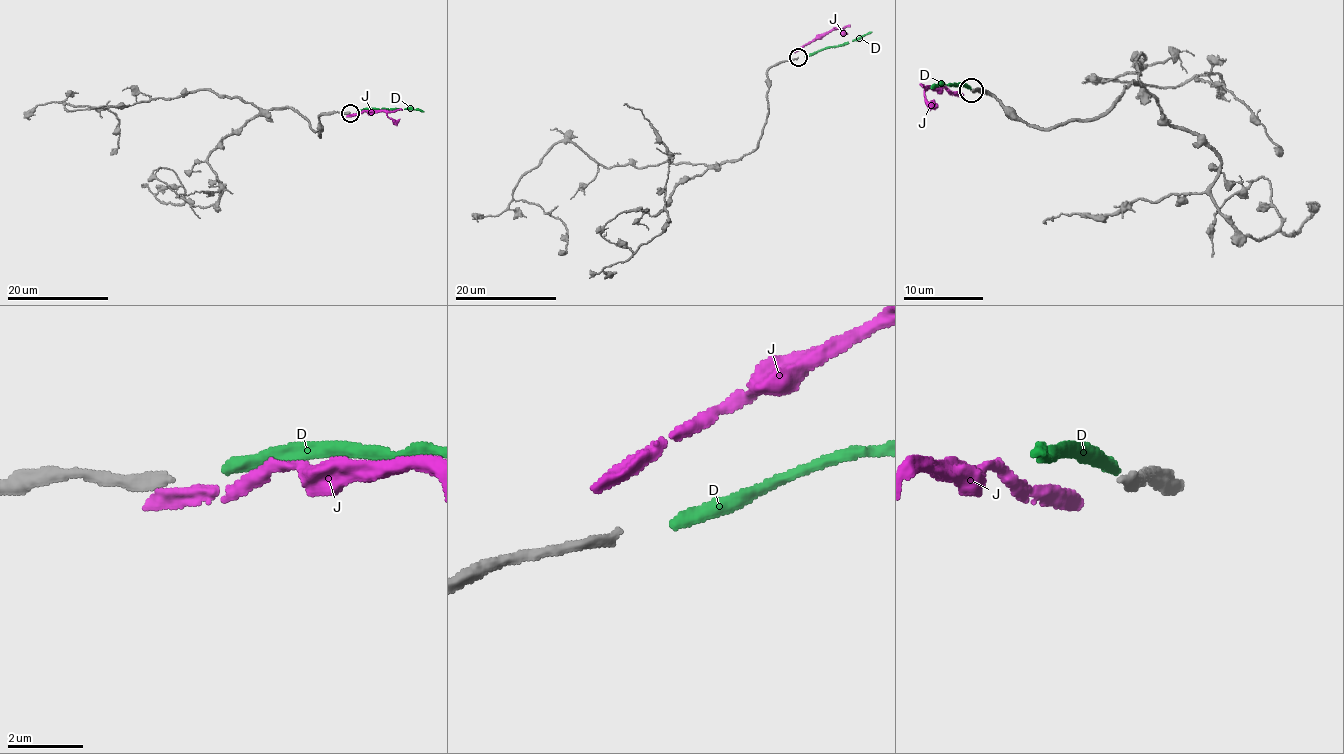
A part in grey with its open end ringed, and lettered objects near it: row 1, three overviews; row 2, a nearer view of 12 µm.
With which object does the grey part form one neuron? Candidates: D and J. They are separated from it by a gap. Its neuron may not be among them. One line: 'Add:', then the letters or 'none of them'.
Add: D

